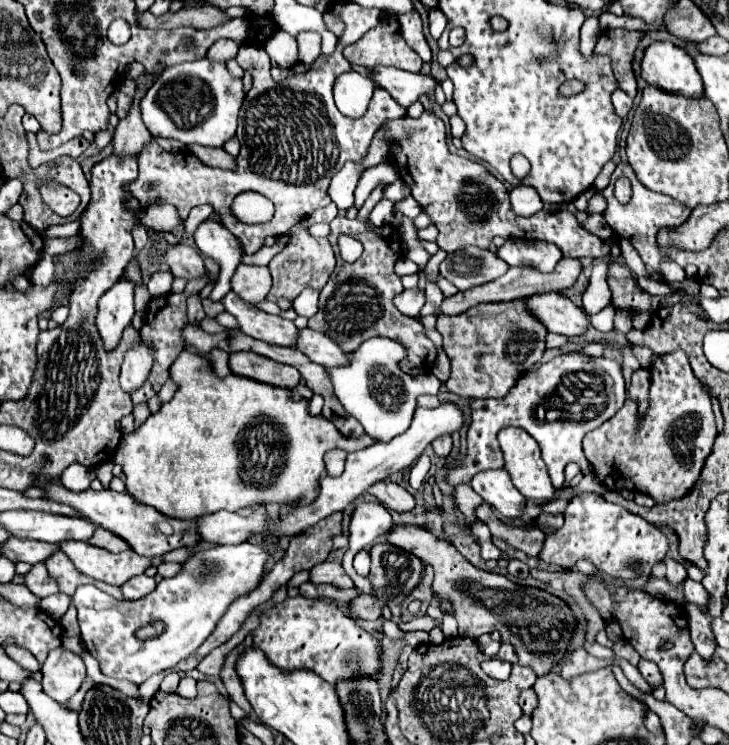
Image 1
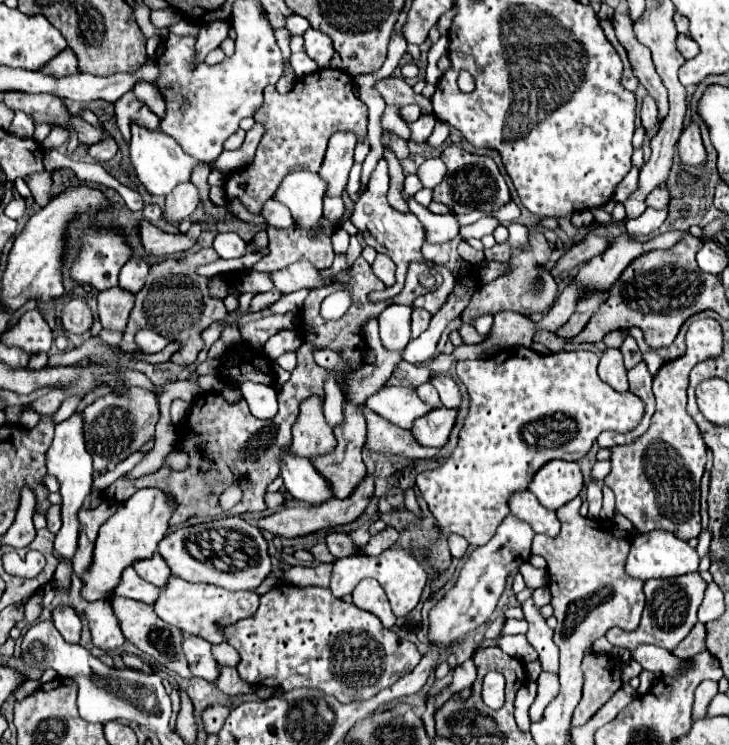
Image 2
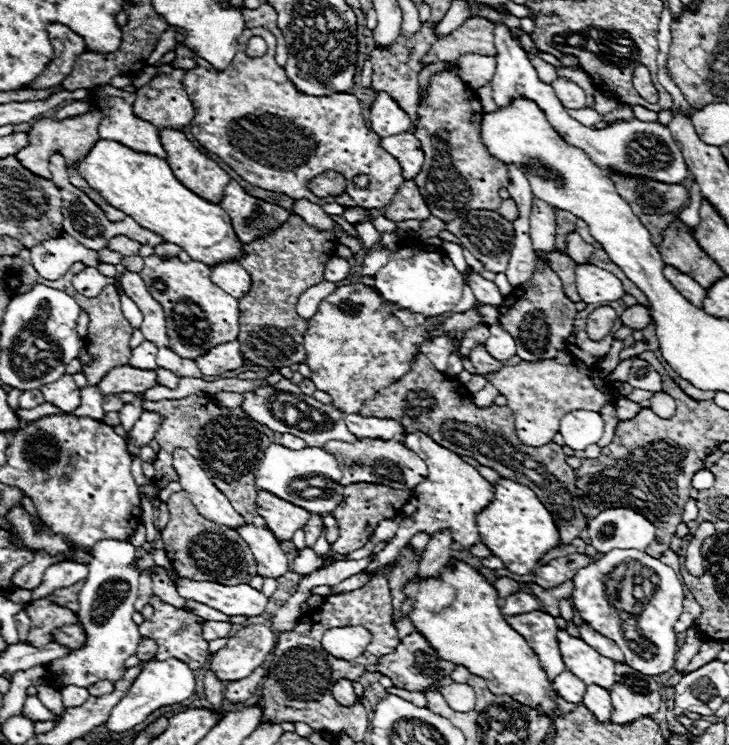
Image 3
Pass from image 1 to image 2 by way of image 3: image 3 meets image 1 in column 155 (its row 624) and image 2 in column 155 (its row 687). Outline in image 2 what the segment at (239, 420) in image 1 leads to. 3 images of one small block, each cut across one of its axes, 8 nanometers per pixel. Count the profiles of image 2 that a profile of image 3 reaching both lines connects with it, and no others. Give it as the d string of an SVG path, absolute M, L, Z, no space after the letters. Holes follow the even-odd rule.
M142 488L118 506L118 510L110 516L110 520L102 524L94 548L94 562L88 568L88 572L82 576L84 582L82 596L88 602L112 596L122 570L130 566L134 560L150 558L156 552L158 542L168 534L170 516L174 514L176 506L178 506L176 500L160 492L158 488Z

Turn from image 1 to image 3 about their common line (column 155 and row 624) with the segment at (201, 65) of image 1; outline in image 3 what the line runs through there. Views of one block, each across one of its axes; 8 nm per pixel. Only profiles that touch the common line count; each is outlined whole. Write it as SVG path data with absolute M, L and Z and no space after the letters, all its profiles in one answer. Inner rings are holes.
M100 540L92 546L92 562L88 564L88 576L84 580L84 588L78 594L80 614L78 620L84 626L88 640L86 646L74 650L70 656L54 660L44 668L50 674L54 684L68 686L90 686L98 680L118 680L122 678L122 662L136 654L140 632L132 620L134 602L138 598L138 578L140 568L136 566L136 548L128 540ZM64 670L64 678L58 678L58 672Z

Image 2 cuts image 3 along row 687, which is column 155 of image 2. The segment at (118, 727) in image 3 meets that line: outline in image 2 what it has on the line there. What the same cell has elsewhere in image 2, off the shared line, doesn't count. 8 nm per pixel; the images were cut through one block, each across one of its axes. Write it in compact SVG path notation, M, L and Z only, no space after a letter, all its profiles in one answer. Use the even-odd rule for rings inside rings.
M132 126L132 142L130 142L130 164L142 182L142 186L150 194L158 196L168 196L178 184L190 182L194 166L200 162L194 160L192 156L186 156L184 150L176 144L176 140L168 134L162 134L160 130L146 130L140 126Z

